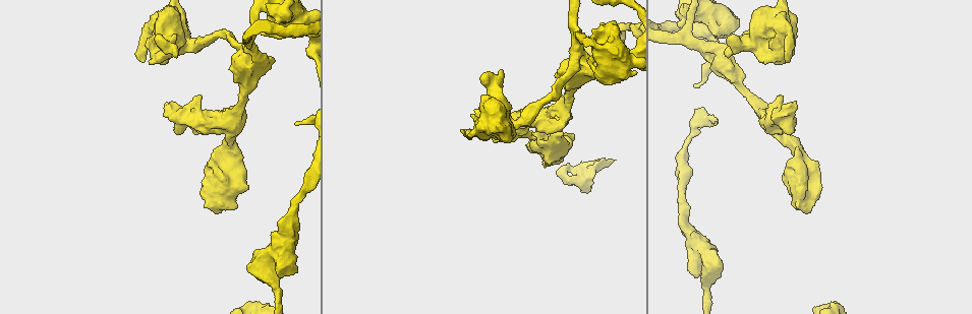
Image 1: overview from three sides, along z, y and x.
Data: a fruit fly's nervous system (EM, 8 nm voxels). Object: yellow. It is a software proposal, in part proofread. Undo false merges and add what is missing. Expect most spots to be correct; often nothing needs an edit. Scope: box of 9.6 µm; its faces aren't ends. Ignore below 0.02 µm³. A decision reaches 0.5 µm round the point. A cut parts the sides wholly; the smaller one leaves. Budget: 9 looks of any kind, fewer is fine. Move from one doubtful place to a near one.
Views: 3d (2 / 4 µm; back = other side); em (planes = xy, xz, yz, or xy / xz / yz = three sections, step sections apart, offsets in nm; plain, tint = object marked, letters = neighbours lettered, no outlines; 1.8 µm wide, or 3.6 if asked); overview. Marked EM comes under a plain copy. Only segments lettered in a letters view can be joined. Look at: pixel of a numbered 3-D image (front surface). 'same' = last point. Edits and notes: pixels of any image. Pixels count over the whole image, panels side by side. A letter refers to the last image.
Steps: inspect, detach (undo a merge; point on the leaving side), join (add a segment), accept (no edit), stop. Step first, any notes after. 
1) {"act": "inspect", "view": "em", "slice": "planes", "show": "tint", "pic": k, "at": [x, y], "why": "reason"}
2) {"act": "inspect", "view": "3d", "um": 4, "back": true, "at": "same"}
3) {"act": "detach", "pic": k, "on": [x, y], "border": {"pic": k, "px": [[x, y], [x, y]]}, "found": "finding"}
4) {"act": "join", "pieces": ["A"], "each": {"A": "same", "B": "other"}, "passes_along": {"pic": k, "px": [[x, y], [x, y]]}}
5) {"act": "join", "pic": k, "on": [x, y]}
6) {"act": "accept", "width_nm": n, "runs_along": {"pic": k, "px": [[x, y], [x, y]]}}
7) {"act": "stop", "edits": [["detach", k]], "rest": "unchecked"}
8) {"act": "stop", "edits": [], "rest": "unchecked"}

{"act": "inspect", "view": "em", "slice": "planes", "show": "letters", "pic": 1, "at": [687, 35], "why": "sharp bend"}

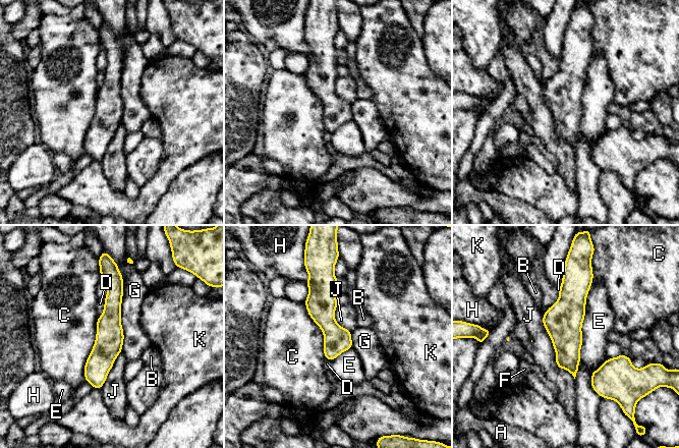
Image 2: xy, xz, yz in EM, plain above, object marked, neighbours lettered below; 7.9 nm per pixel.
{"act": "accept", "width_nm": 220, "each": {"A": "other", "B": "other", "C": "other", "D": "other", "E": "other", "F": "other", "G": "other", "H": "other", "J": "other", "K": "other"}, "border": {"pic": 2, "px": [[542, 315], [555, 364], [574, 378]]}, "found": "all the same neuron"}

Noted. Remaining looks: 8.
{"act": "inspect", "view": "em", "slice": "xy", "step": 8, "show": "tint", "pic": 1, "at": [296, 124], "why": "end of a long branch"}

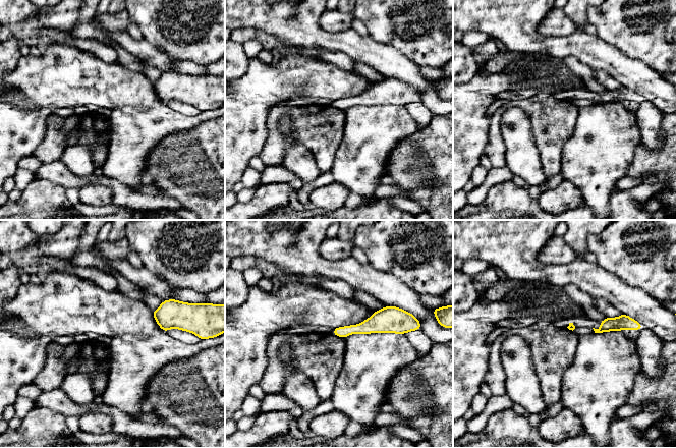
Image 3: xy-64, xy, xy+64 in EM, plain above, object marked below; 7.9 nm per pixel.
{"act": "inspect", "view": "em", "slice": "planes", "show": "letters", "at": "same", "why": "another direction"}

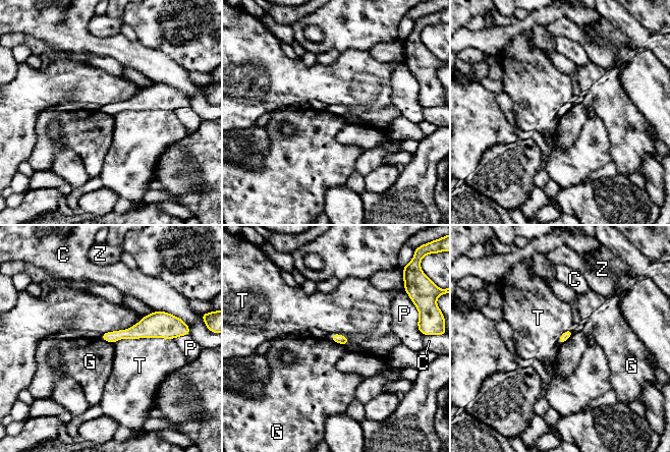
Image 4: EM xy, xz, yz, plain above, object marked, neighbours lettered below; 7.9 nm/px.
{"act": "accept", "each": {"C": "other", "G": "other", "P": "other", "T": "other", "Z": "other"}, "found": "none of them fits"}

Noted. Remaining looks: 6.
{"act": "inspect", "view": "3d", "um": 4, "pic": 1, "at": [236, 115]}

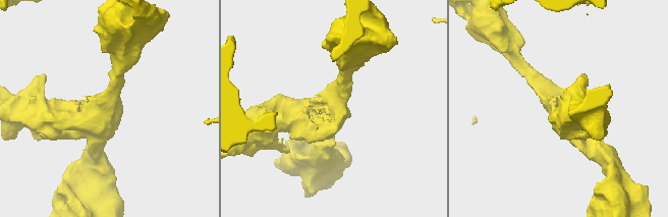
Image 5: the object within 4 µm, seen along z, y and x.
{"act": "inspect", "view": "em", "um": 3.6, "slice": "xy", "step": 8, "show": "tint", "pic": 5, "at": [335, 102]}

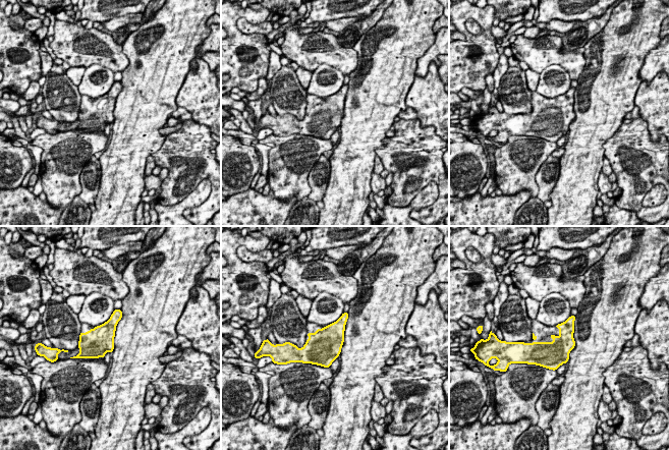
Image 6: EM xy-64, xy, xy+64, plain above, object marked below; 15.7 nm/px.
{"act": "inspect", "view": "em", "um": 3.6, "slice": "planes", "show": "letters", "at": "same", "why": "another direction"}

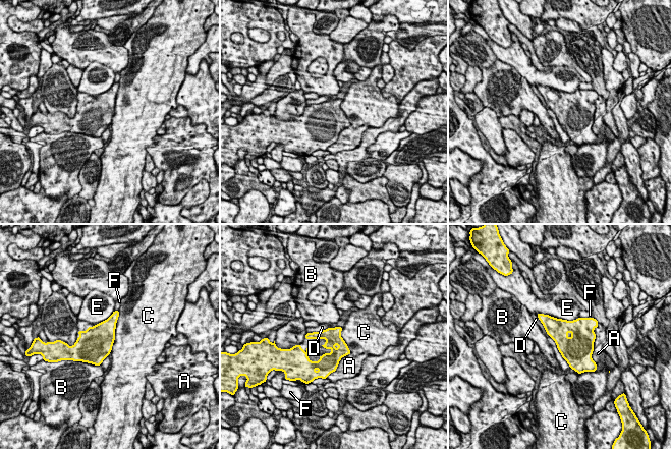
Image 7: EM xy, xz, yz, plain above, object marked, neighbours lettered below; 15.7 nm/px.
{"act": "accept", "width_nm": 320, "longest_contact_nm": ["C", 700], "each": {"A": "other", "B": "other", "C": "other", "D": "other", "E": "other", "F": "other"}, "found": "continuous, no second neuron"}

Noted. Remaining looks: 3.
{"act": "inspect", "view": "em", "slice": "xz", "step": 8, "show": "tint", "pic": 1, "at": [285, 227], "why": "touches itself"}

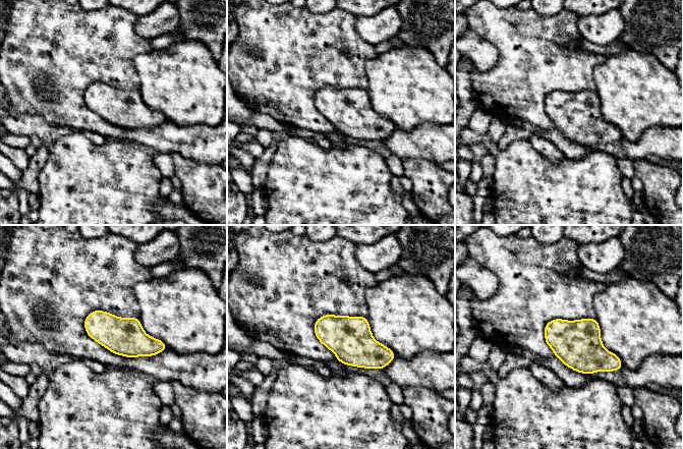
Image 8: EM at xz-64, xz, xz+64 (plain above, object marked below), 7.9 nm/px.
{"act": "inspect", "view": "em", "slice": "planes", "show": "letters", "at": "same"}

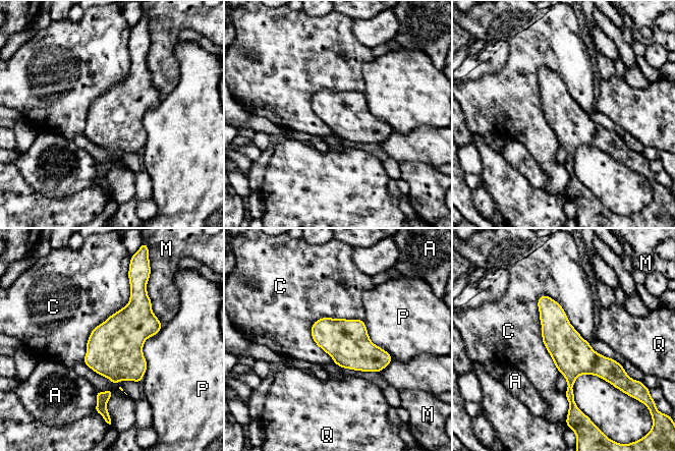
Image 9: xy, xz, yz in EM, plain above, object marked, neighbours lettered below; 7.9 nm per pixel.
{"act": "accept", "width_nm": 320, "each": {"A": "other", "C": "other", "M": "other", "P": "other", "Q": "other"}, "border": {"pic": 9, "px": [[542, 294], [542, 342], [561, 374]]}, "found": "continuous, no second neuron"}

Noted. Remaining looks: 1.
{"act": "stop", "edits": [], "rest": "unchecked"}

